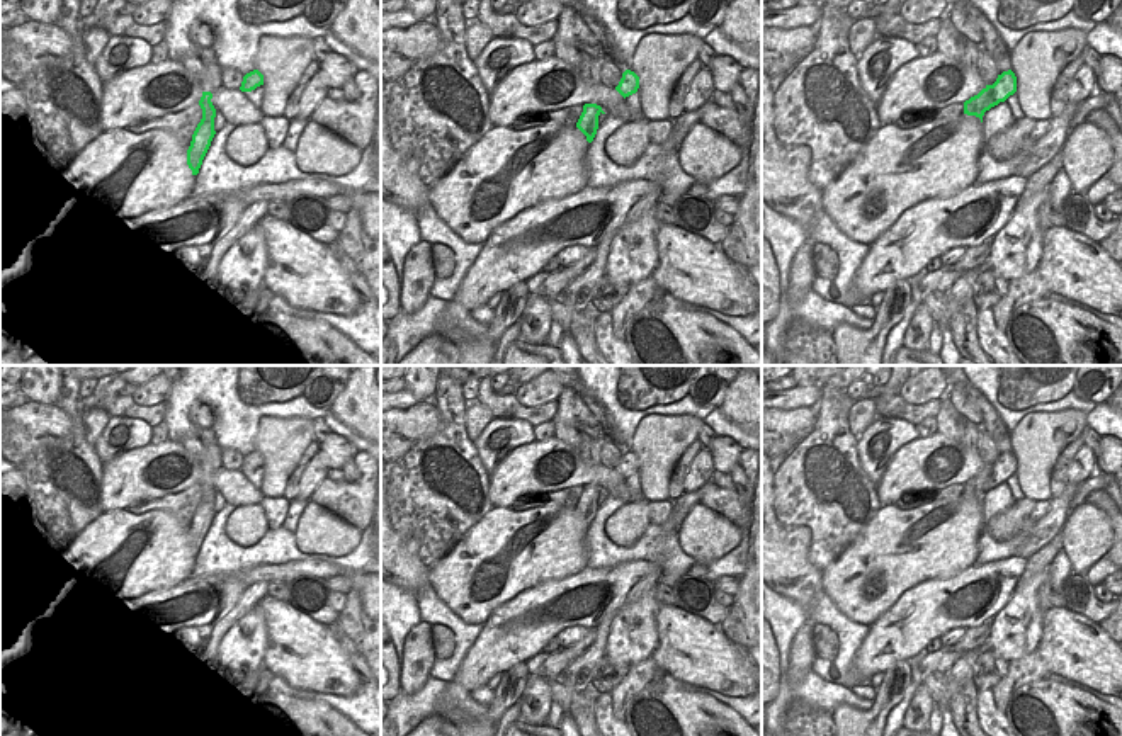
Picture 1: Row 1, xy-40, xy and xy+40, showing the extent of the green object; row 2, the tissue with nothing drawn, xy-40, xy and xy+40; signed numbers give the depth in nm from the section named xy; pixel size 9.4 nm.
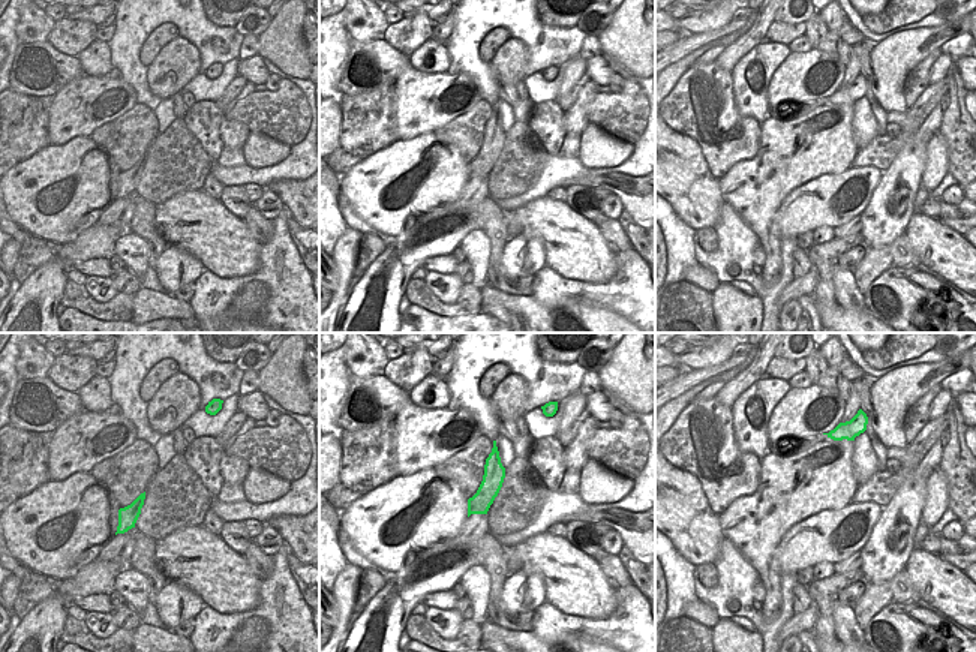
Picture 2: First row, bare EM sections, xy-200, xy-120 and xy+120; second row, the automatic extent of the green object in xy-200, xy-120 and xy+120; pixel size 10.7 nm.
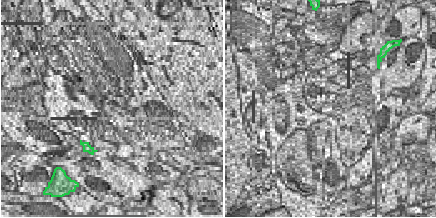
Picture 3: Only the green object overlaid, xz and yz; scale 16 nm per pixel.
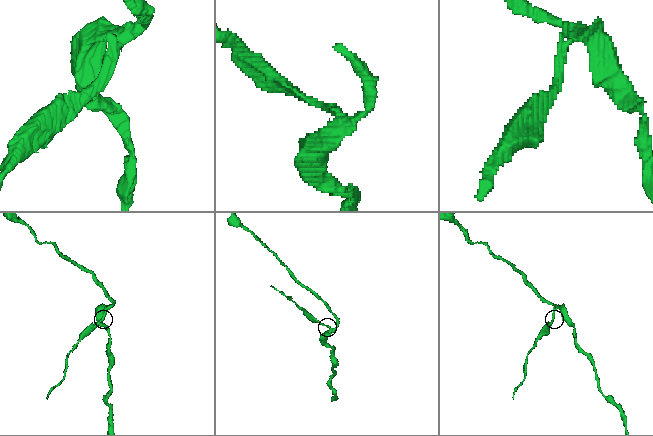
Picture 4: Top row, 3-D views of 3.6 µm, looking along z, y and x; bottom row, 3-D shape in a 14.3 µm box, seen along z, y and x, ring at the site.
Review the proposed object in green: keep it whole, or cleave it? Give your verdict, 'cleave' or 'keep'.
cleave

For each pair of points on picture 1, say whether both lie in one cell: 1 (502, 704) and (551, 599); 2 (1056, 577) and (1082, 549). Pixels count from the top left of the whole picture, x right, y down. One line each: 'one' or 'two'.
1: two
2: two

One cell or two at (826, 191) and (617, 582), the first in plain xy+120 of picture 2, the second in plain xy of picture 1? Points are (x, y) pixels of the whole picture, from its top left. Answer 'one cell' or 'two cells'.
one cell

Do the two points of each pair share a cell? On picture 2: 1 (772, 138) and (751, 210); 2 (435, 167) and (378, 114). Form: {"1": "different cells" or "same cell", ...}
{"1": "same cell", "2": "different cells"}

